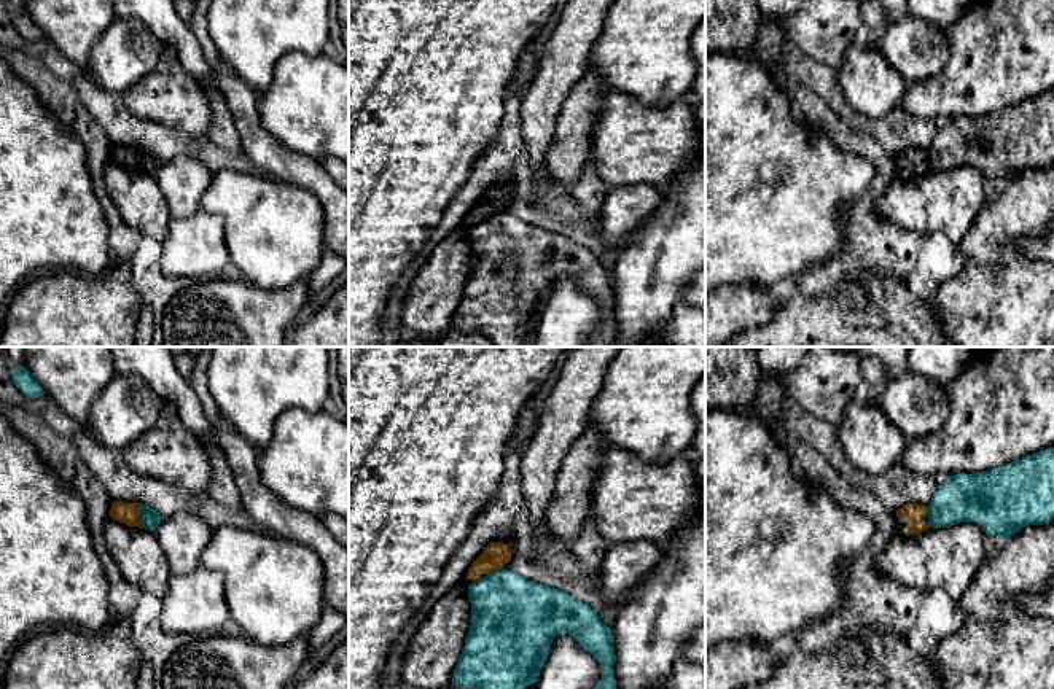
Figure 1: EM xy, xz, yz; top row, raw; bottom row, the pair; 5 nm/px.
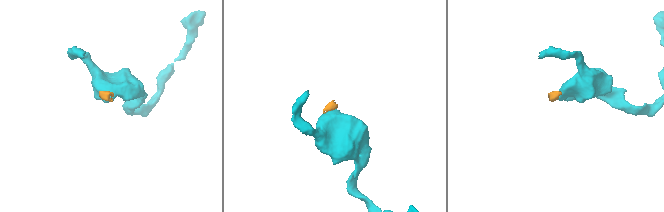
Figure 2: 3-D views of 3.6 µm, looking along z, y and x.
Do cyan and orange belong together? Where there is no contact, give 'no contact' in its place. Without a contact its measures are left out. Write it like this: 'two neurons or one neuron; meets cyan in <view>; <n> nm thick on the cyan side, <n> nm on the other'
two neurons; meets cyan in xz; 420 nm thick on the cyan side, 140 nm on the other

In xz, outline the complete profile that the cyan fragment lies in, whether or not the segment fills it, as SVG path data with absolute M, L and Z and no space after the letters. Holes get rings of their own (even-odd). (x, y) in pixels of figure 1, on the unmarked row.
M497 213L468 229L471 269L452 315L452 329L482 334L494 347L525 347L525 331L535 328L548 294L557 278L568 277L594 298L602 323L586 347L611 347L616 341L613 309L616 304L611 274L597 255L560 232L525 223L509 213Z

